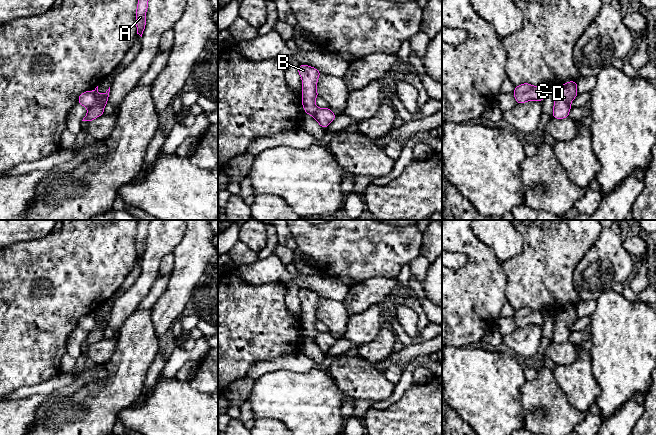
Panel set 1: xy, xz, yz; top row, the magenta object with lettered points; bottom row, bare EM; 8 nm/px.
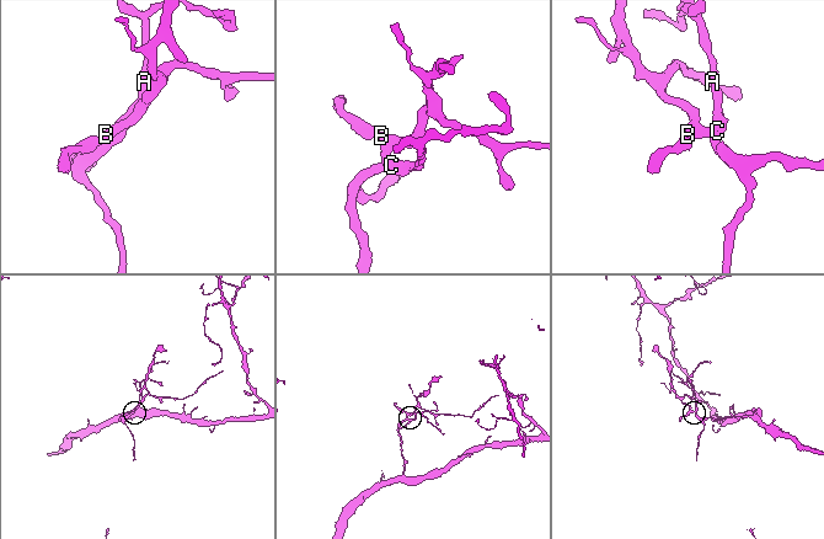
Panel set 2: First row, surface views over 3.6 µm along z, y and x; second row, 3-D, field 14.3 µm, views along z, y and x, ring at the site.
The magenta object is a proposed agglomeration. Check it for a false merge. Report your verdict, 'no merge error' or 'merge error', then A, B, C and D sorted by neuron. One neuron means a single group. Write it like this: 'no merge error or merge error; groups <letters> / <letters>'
merge error; groups A C / B D

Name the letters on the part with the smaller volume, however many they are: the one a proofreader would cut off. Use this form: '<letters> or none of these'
B, D

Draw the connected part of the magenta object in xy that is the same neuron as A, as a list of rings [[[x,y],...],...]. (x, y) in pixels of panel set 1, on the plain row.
[[[139,220],[136,233],[137,258],[142,261],[146,249],[146,235],[148,232],[149,220]]]

